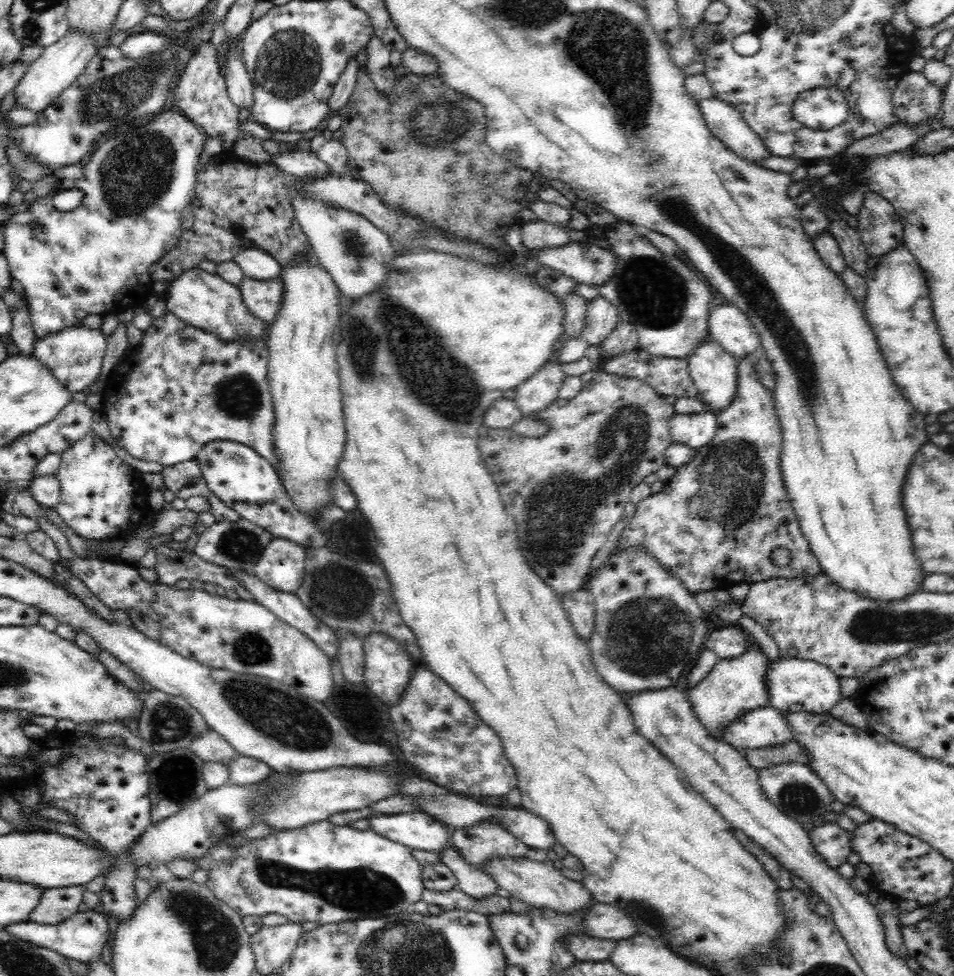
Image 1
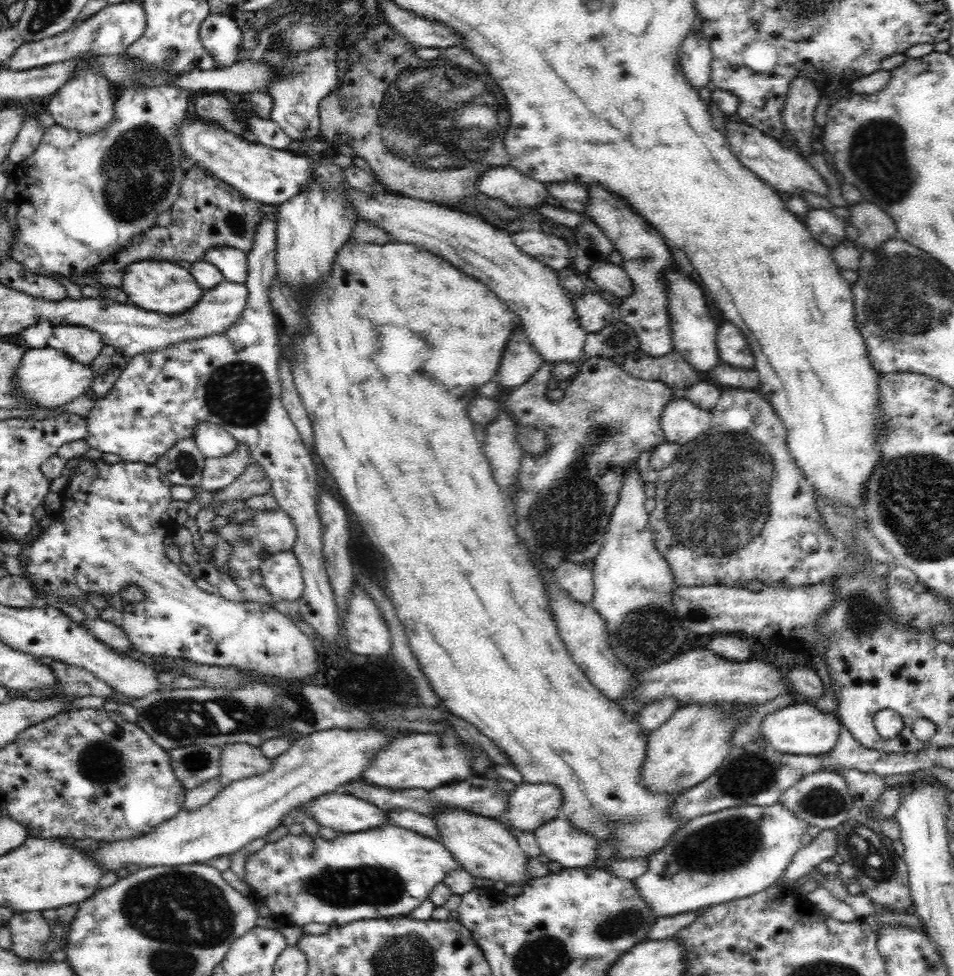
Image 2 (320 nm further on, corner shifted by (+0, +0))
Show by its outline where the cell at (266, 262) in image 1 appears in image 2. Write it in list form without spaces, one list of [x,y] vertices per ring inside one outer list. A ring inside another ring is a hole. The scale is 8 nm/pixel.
[[[212,246],[202,260],[214,265],[226,282],[244,283],[247,280],[246,253],[230,246]]]

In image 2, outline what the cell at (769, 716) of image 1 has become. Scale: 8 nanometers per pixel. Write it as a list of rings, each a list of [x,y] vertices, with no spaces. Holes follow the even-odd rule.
[[[794,702],[765,716],[760,726],[760,732],[764,732],[767,735],[770,740],[770,747],[777,752],[794,755],[818,755],[828,753],[834,748],[839,739],[841,728],[842,725],[834,714],[834,711],[824,712],[817,709],[816,705],[813,706],[805,702]]]

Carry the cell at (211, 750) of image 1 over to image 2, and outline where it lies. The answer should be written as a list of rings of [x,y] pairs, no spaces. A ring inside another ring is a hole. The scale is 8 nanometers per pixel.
[[[244,743],[228,745],[222,756],[221,774],[230,782],[256,775],[266,774],[272,770],[274,760],[266,758],[260,747],[253,747]]]

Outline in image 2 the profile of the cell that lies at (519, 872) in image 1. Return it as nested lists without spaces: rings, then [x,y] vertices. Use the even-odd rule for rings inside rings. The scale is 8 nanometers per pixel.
[[[440,808],[431,820],[439,830],[442,844],[465,871],[477,878],[514,882],[530,882],[526,877],[526,856],[513,834],[496,819],[484,818],[461,808]]]

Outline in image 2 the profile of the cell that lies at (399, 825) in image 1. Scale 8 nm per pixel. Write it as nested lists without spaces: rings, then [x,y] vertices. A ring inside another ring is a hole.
[[[339,791],[321,795],[296,809],[314,820],[319,828],[330,828],[338,835],[388,824],[387,814],[380,807]]]

